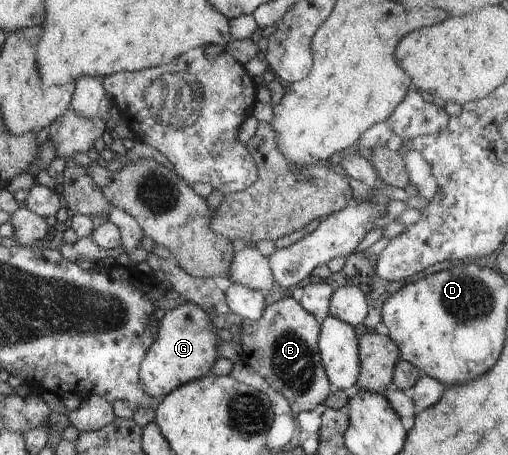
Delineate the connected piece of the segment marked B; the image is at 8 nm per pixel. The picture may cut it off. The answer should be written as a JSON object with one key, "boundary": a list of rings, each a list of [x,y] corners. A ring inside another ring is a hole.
{"boundary":[[[290,296],[266,305],[259,320],[243,319],[240,334],[234,342],[235,357],[283,394],[294,416],[323,405],[334,389],[319,356],[320,328],[316,316],[309,314]]]}

